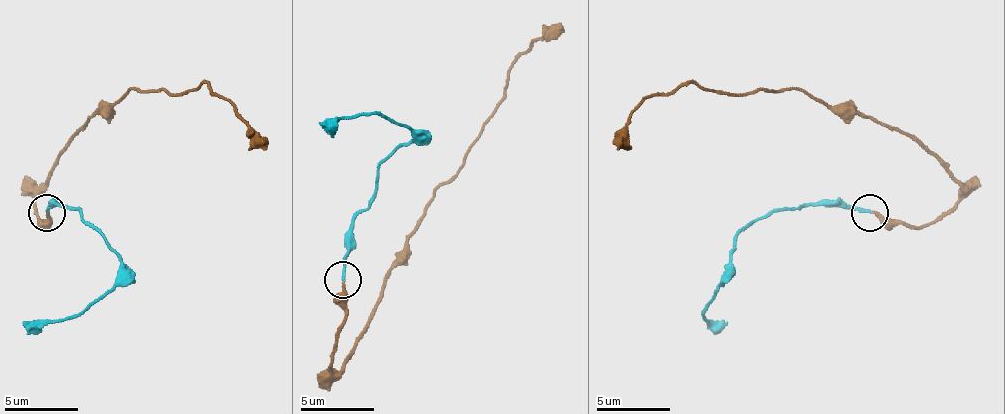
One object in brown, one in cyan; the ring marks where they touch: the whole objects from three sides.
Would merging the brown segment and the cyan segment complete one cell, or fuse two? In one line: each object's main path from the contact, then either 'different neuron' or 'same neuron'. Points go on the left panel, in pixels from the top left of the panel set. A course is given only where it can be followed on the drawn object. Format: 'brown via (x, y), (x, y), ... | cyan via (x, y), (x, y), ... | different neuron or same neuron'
brown via (47, 213), (44, 228), (40, 183), (73, 139), (129, 87), (184, 95), (206, 83), (266, 150) | cyan via (47, 213), (51, 206), (73, 209), (107, 239), (118, 257), (118, 280), (81, 313), (44, 320), (25, 335) | same neuron

